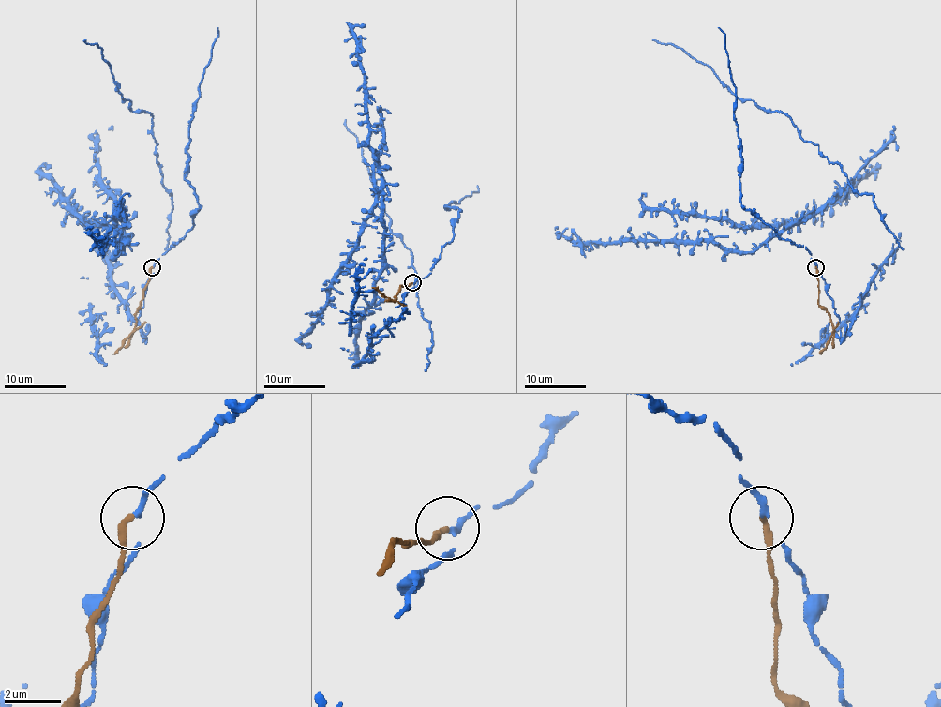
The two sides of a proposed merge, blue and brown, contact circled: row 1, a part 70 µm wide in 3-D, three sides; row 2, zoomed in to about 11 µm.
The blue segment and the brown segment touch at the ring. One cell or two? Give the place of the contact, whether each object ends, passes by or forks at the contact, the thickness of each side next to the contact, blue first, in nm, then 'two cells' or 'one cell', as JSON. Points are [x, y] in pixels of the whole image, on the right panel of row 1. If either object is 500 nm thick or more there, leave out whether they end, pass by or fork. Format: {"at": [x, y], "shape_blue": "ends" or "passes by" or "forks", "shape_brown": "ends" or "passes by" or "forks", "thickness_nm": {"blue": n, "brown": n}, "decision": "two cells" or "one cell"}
{"at": [815, 267], "shape_blue": "passes by", "shape_brown": "ends", "thickness_nm": {"blue": 140, "brown": 240}, "decision": "two cells"}

